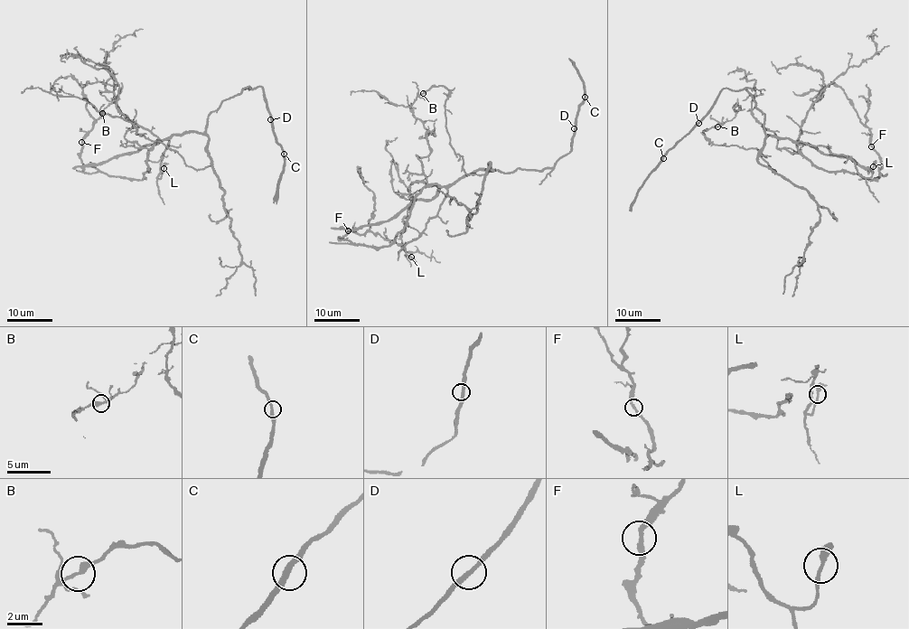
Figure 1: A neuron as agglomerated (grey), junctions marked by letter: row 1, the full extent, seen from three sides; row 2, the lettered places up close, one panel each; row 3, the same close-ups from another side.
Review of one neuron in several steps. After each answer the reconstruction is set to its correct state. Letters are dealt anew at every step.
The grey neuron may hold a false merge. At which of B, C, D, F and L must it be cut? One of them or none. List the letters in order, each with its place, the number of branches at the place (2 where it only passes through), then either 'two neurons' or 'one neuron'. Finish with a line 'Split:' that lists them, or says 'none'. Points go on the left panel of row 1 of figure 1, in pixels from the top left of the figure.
B: at (102, 113); 2 branches meet; one neuron
C: at (284, 154); 2 branches meet; one neuron
D: at (270, 119); 2 branches meet; one neuron
F: at (81, 142); 2 branches meet; one neuron
L: at (163, 168); 2 branches meet; one neuron
Split: none

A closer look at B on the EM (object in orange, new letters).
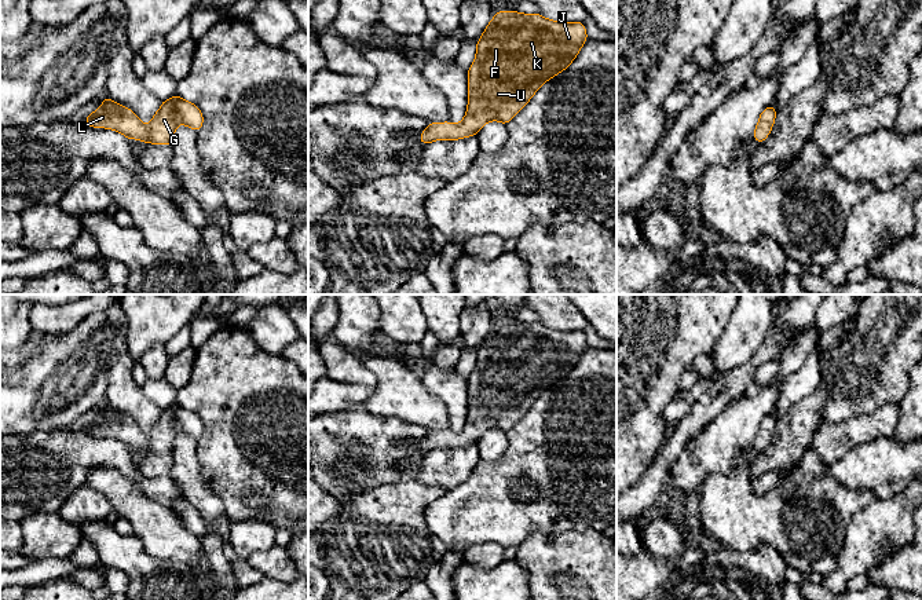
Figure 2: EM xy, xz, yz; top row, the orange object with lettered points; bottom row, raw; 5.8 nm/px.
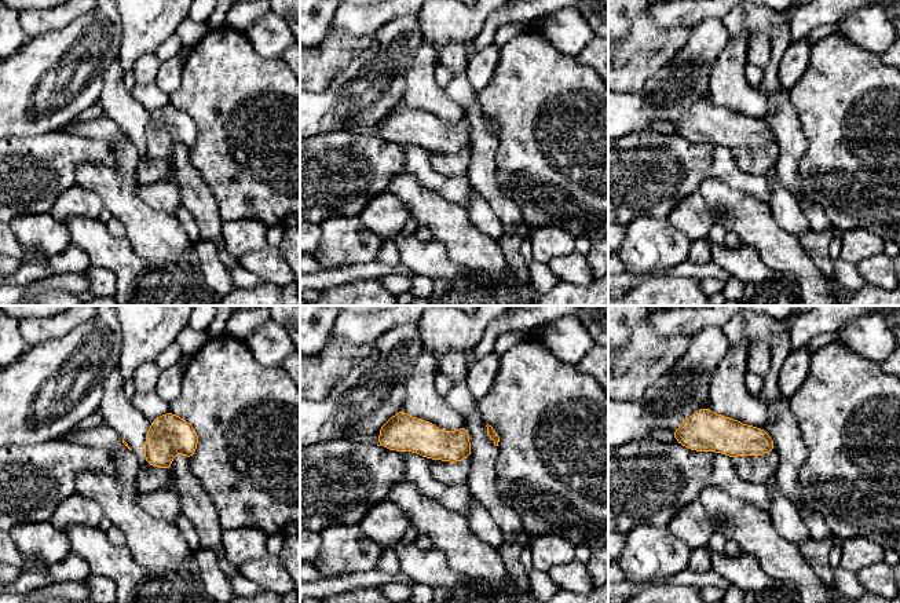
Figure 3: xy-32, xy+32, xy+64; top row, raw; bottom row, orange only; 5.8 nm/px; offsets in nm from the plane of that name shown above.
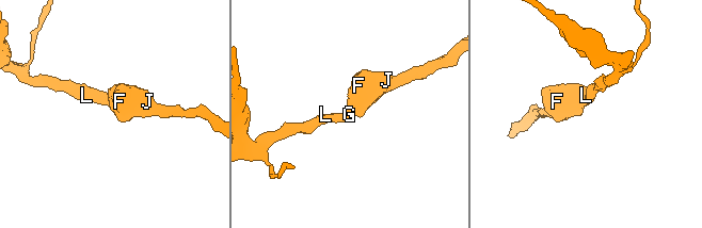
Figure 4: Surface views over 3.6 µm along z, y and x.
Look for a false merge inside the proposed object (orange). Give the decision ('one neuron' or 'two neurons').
one neuron

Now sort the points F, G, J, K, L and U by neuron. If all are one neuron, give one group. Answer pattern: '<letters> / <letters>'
F G J K L U

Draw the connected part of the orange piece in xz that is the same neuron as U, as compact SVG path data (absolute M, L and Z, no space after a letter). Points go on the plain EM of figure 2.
M497 319L476 352L476 366L468 377L468 416L462 429L453 432L429 431L420 442L422 453L435 449L457 449L476 444L482 435L493 428L508 432L548 388L567 377L588 348L583 330L557 330L539 322L520 322L517 319Z

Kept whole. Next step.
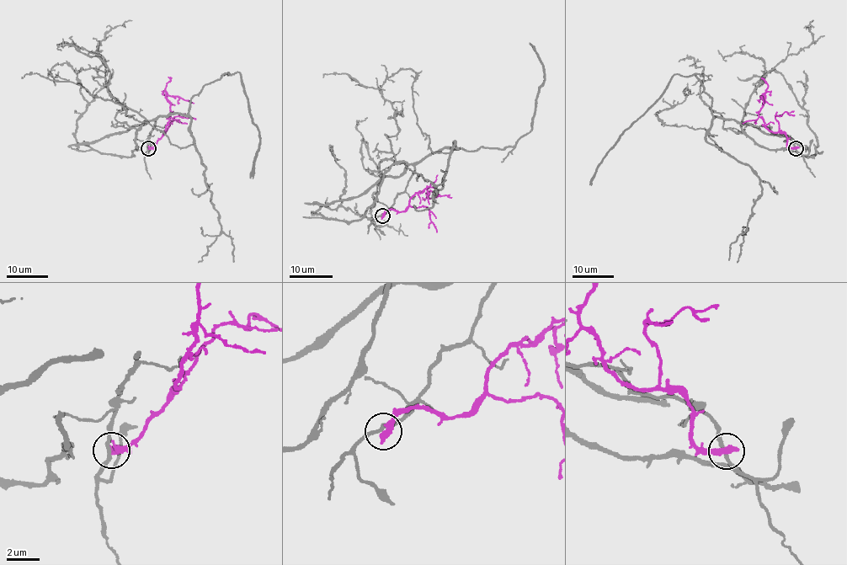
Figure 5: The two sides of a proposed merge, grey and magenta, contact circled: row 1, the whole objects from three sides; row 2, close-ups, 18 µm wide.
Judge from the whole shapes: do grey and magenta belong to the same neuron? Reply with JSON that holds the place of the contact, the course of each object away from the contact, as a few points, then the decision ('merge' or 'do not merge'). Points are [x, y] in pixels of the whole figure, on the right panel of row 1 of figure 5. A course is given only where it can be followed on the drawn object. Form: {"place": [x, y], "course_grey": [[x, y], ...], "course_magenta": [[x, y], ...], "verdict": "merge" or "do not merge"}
{"place": [796, 148], "course_grey": [[796, 148], [764, 126], [712, 117], [705, 140], [721, 150], [702, 128], [659, 119], [694, 93]], "course_magenta": [[796, 148], [788, 146], [785, 135], [771, 131], [764, 125], [759, 115], [764, 101], [762, 95], [759, 102]], "verdict": "do not merge"}

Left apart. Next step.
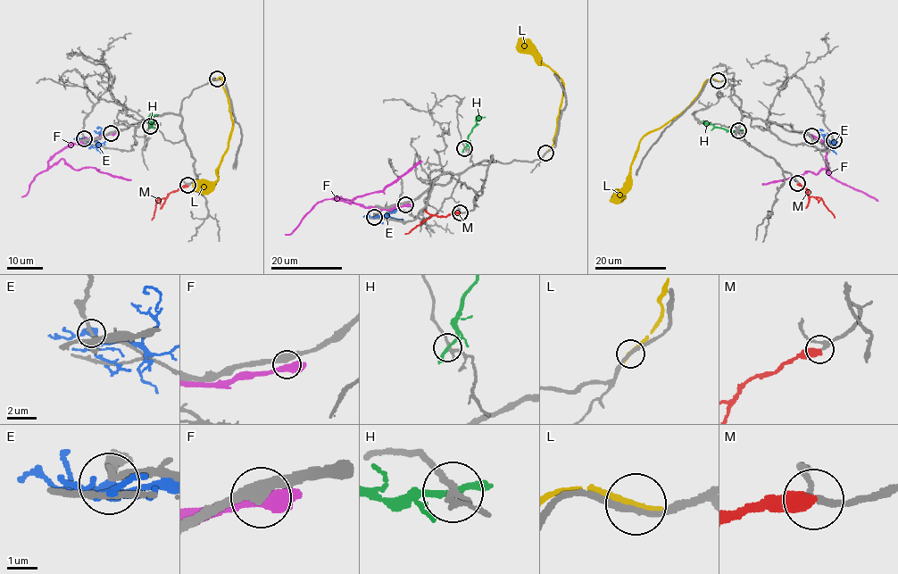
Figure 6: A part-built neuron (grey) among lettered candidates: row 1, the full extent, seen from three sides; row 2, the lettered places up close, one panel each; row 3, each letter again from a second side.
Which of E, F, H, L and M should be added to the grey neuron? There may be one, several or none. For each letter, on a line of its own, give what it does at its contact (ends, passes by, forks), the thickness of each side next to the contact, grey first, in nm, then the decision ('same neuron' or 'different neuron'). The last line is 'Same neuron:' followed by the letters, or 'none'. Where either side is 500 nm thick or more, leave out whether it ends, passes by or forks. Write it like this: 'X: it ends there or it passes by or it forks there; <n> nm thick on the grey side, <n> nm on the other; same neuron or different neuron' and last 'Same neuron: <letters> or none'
E: it forks there; 220 nm thick on the grey side, 300 nm on the other; different neuron
F: it passes by; 400 nm thick on the grey side, 460 nm on the other; different neuron
H: it passes by; 200 nm thick on the grey side, 190 nm on the other; different neuron
L: it ends there; 200 nm thick on the grey side, 280 nm on the other; different neuron
M: it ends there; 200 nm thick on the grey side, 480 nm on the other; same neuron
Same neuron: M

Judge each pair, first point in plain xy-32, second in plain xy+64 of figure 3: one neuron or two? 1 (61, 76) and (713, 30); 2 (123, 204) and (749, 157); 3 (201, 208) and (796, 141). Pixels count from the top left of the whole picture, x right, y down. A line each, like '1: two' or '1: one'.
1: one
2: two
3: one

